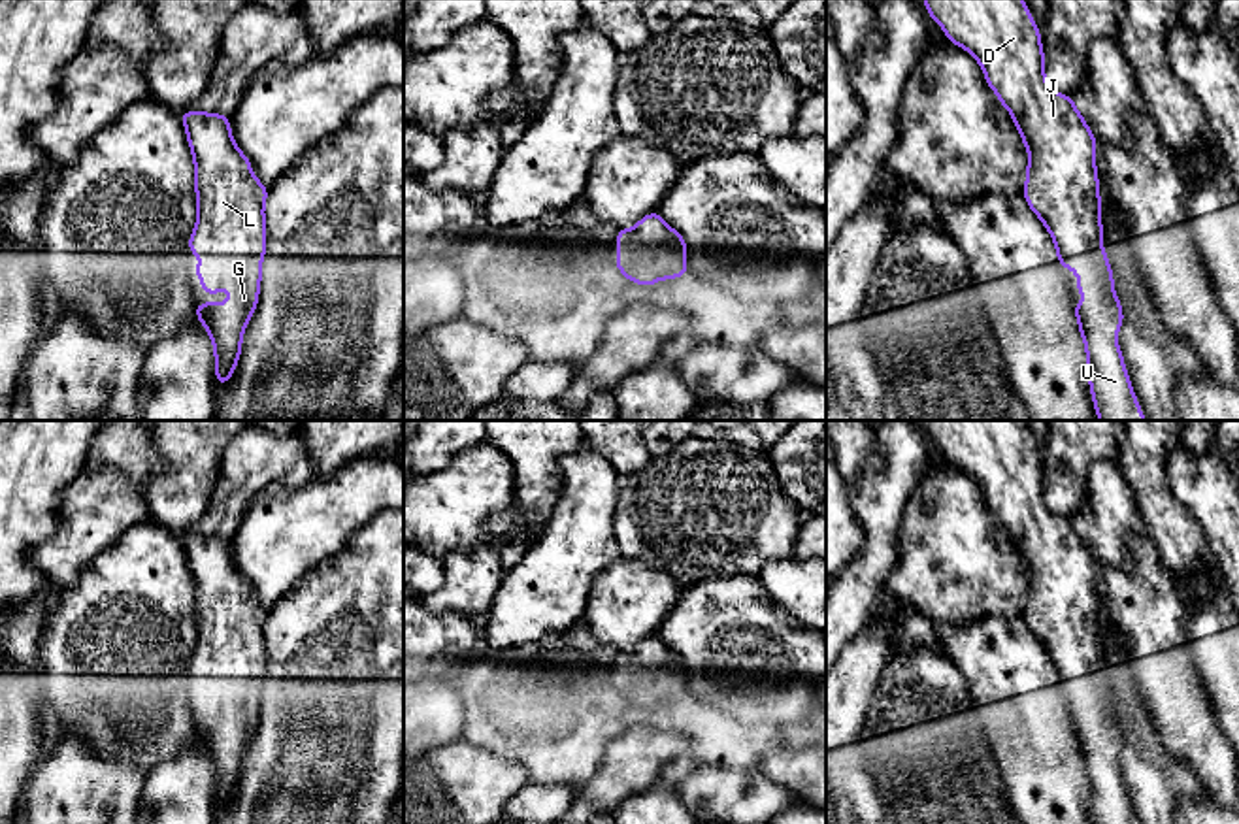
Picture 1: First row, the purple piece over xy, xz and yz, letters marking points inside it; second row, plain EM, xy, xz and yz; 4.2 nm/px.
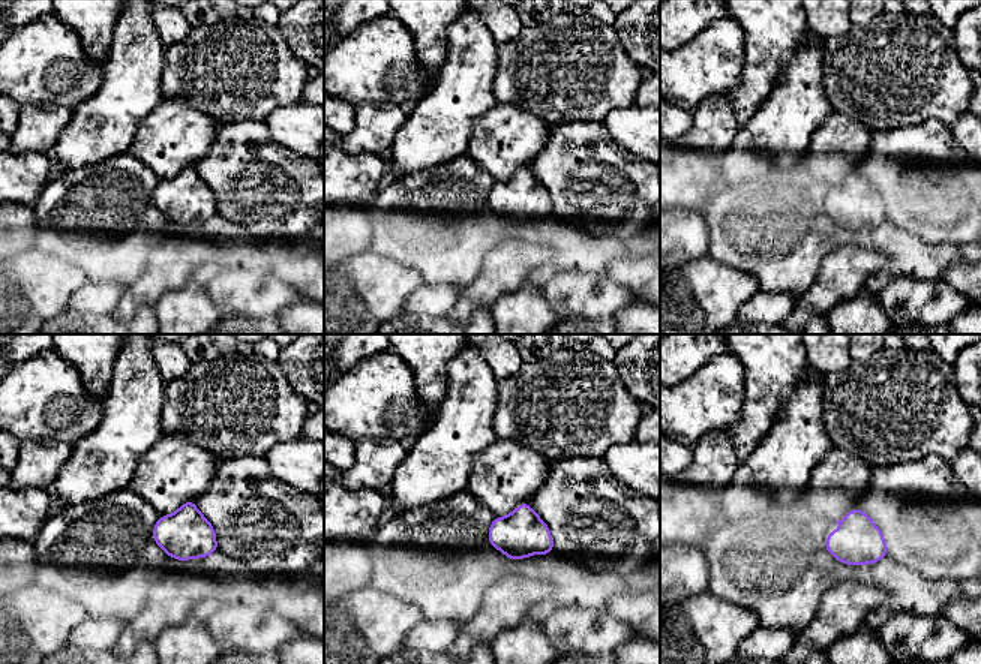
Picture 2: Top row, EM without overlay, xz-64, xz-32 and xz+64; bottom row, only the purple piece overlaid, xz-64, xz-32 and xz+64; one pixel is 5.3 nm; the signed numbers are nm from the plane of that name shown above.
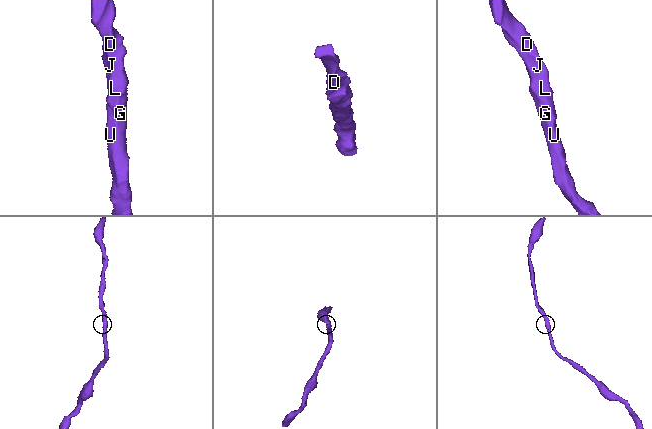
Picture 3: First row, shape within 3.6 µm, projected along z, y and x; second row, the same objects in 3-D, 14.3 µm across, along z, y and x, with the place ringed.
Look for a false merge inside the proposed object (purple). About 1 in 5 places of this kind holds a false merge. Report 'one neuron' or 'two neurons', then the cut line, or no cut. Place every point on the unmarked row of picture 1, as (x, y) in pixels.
one neuron; no cut

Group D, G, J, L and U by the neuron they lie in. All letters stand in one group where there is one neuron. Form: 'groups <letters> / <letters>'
groups D G J L U

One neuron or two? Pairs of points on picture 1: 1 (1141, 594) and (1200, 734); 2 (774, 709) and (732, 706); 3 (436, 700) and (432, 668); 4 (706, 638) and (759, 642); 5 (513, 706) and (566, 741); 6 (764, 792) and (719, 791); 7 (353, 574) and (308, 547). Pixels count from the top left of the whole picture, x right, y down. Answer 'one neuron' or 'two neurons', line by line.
1: one neuron
2: one neuron
3: two neurons
4: one neuron
5: one neuron
6: one neuron
7: two neurons

